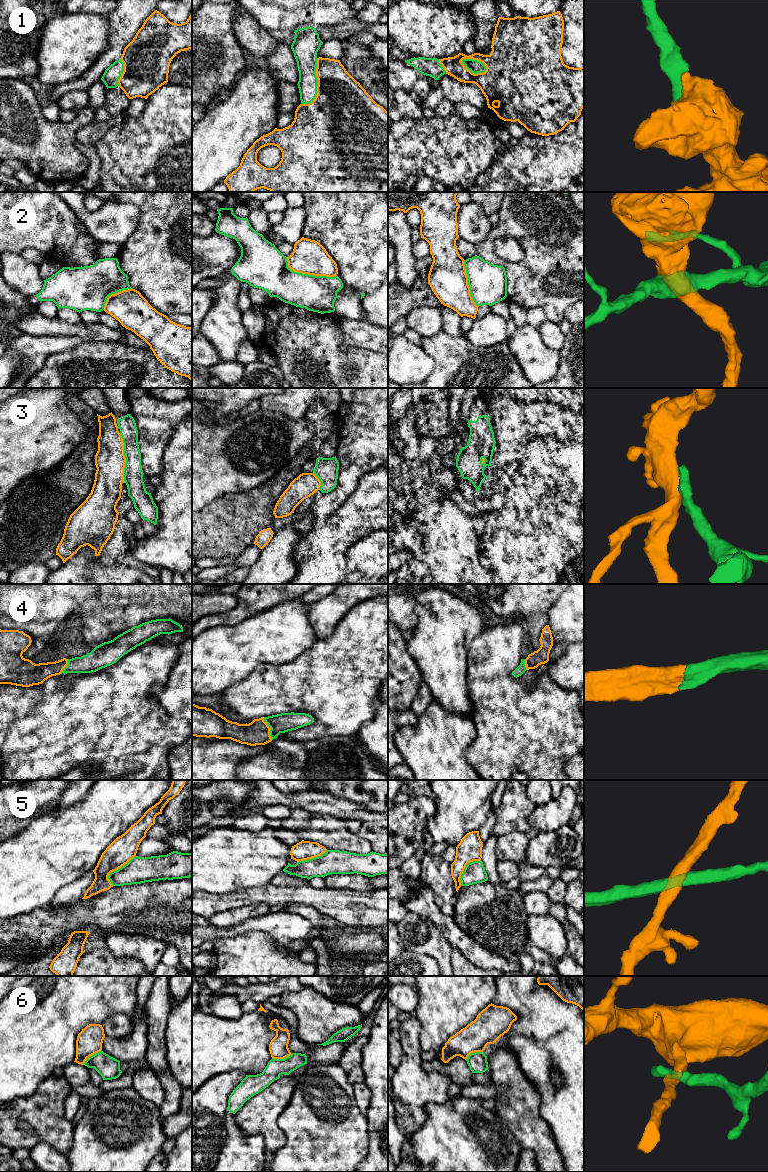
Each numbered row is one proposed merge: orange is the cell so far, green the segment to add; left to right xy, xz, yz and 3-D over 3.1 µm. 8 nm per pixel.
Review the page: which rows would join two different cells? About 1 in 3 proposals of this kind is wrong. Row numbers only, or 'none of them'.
2, 3, 5, 6

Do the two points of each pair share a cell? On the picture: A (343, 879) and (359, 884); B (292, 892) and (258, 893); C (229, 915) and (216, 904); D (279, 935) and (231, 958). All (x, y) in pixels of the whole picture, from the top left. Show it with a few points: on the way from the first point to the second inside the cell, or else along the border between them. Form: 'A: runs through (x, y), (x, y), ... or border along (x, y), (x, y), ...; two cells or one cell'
A: runs through (347, 881), (355, 881); one cell
B: runs through (284, 893), (266, 893); one cell
C: border along (246, 904), (219, 911), (208, 918); two cells
D: border along (249, 931), (264, 931), (280, 946), (288, 949); two cells

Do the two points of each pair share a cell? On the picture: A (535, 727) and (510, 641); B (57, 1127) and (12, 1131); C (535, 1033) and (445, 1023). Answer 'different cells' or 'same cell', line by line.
A: same cell
B: same cell
C: different cells

